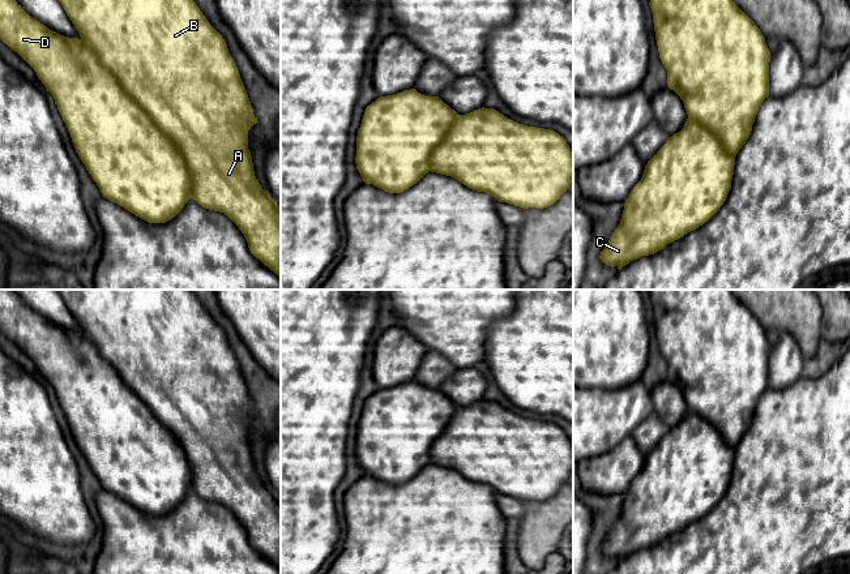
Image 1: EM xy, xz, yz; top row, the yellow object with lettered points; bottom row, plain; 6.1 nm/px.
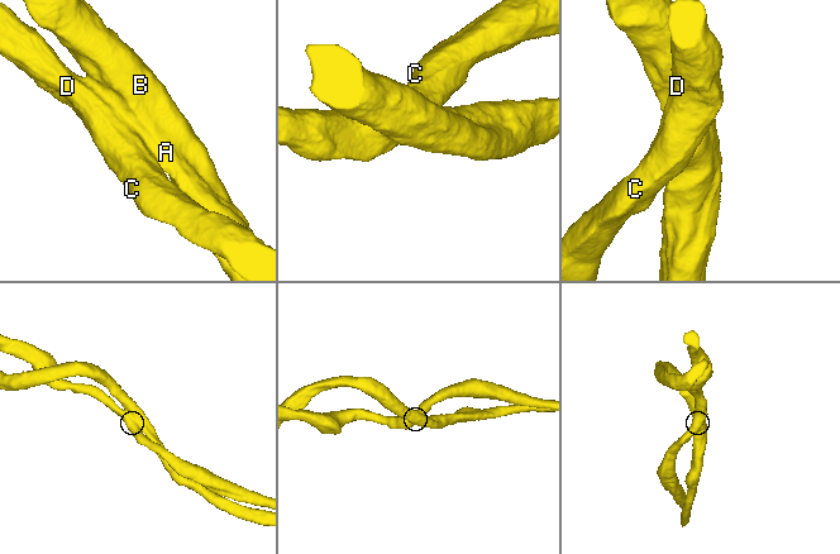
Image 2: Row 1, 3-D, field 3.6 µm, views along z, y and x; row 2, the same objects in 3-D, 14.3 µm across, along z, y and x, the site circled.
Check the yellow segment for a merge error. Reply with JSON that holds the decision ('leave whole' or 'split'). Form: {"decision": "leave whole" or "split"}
{"decision": "split"}

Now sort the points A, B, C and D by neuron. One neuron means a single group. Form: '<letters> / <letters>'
A B / C D

